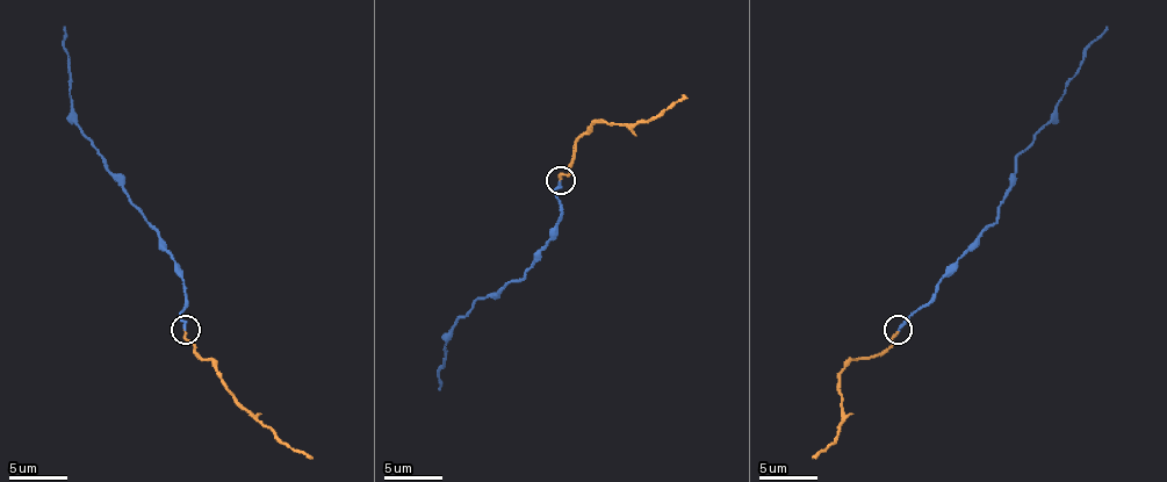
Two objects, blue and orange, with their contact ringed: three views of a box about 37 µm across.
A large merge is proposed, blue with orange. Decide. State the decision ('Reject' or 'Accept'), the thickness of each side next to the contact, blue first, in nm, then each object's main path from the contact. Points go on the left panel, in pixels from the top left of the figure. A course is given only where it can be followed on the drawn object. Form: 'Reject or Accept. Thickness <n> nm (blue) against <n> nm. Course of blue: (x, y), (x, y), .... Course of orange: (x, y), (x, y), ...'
Accept. Thickness 180 nm (blue) against 170 nm. Course of blue: (185, 330), (185, 279), (158, 232), (144, 217), (74, 120), (63, 27). Course of orange: (185, 330), (199, 357), (210, 359), (233, 397), (276, 434), (311, 458)

